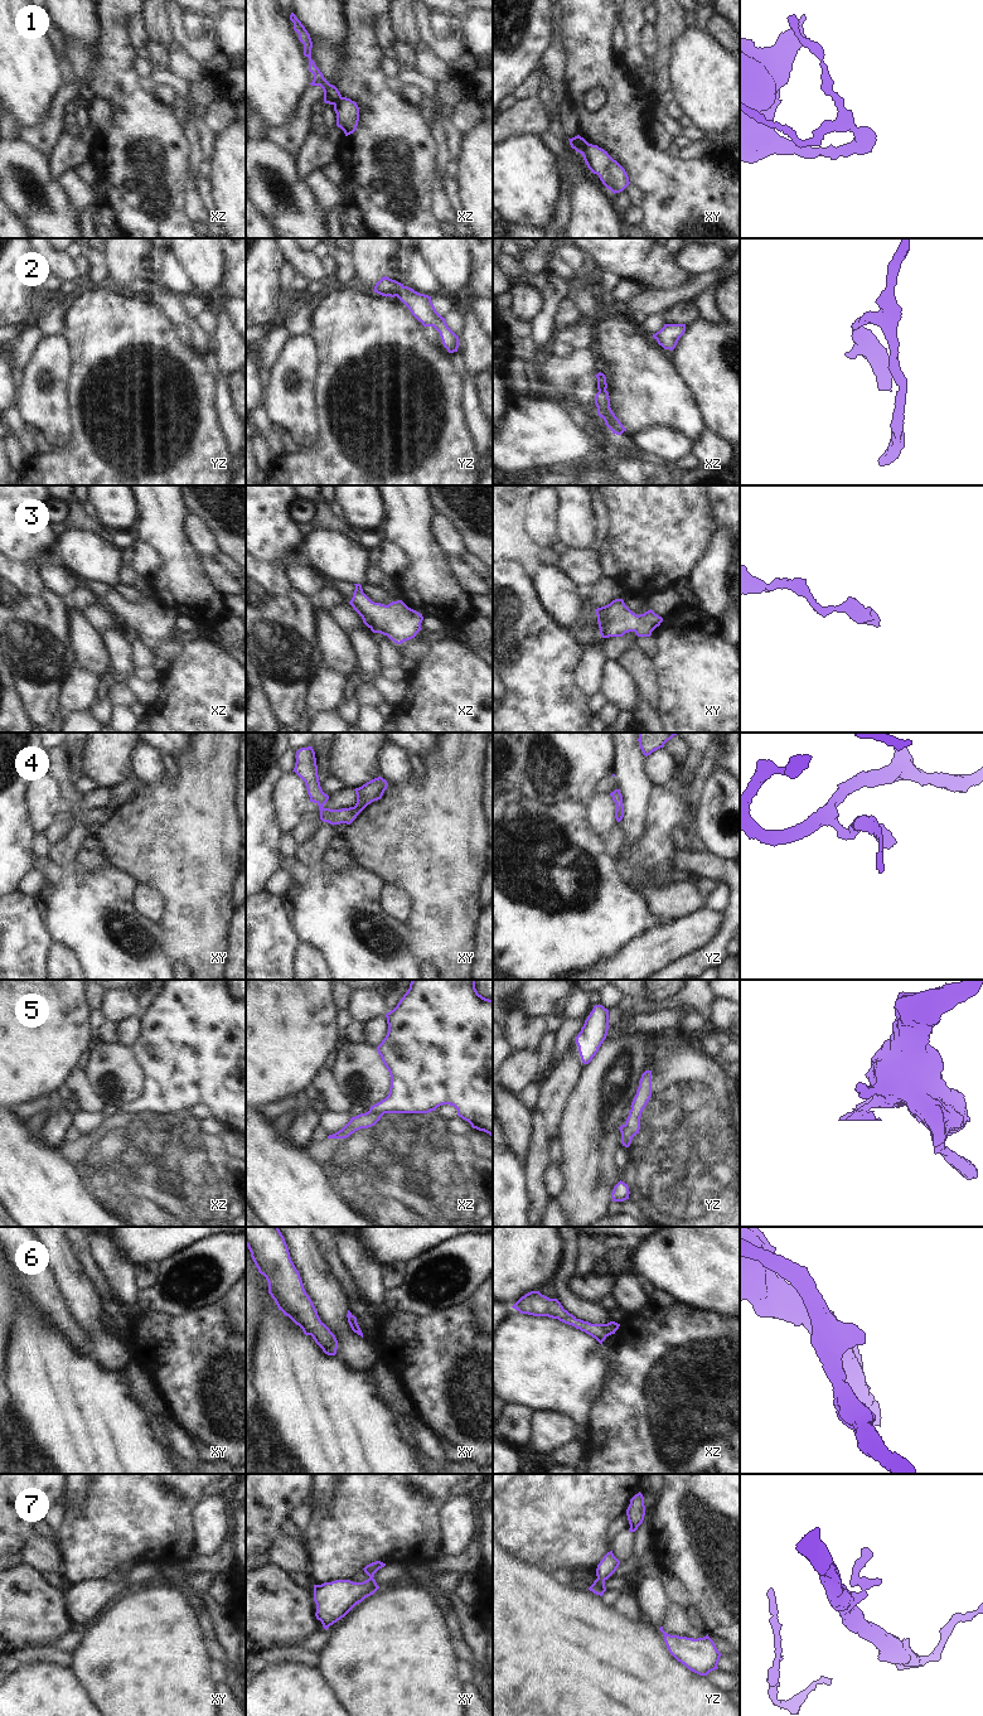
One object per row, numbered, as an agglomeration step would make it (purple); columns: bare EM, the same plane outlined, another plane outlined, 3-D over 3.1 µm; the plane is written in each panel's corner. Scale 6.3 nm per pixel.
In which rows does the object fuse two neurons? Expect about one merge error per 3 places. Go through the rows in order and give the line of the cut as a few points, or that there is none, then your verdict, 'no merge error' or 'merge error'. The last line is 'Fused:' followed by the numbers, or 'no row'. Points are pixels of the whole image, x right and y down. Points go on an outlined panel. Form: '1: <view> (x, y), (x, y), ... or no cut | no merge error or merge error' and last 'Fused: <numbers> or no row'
1: xy (587, 143), (580, 153) | merge error
2: no cut | no merge error
3: no cut | no merge error
4: no cut | no merge error
5: xz (369, 1110), (381, 1116) | merge error
6: no cut | no merge error
7: no cut | no merge error
Fused: 1, 5

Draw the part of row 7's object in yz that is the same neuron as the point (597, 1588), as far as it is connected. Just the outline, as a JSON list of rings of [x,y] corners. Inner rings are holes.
[[[612,1551],[607,1552],[604,1558],[600,1561],[596,1568],[597,1579],[589,1587],[596,1595],[602,1596],[606,1591],[605,1581],[616,1571],[620,1561],[614,1556]]]

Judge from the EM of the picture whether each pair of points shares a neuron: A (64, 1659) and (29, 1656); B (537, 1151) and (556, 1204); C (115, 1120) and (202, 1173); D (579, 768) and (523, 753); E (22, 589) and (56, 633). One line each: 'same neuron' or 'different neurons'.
A: same neuron
B: different neurons
C: same neuron
D: same neuron
E: same neuron

